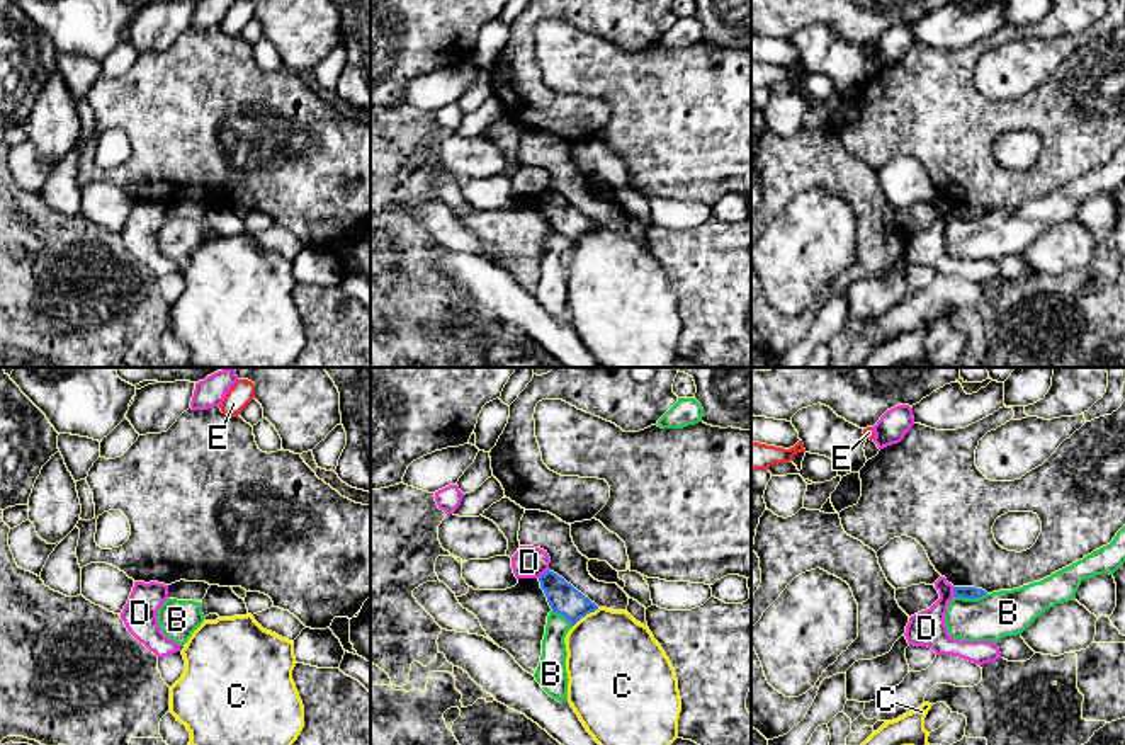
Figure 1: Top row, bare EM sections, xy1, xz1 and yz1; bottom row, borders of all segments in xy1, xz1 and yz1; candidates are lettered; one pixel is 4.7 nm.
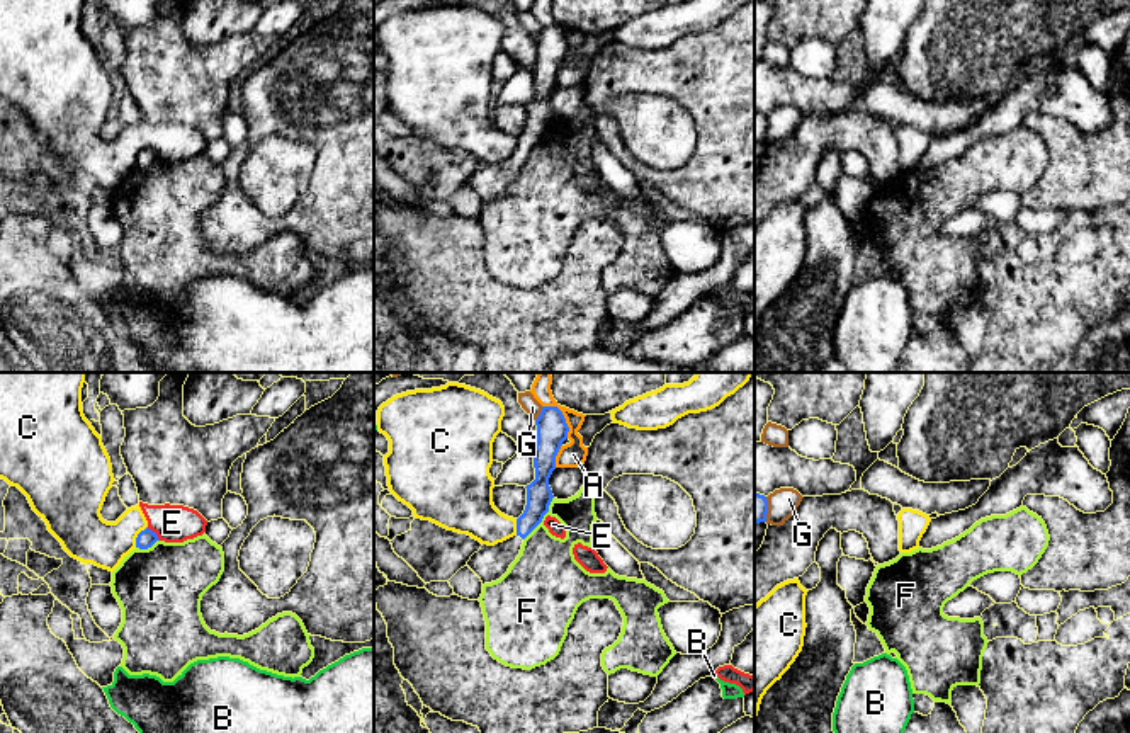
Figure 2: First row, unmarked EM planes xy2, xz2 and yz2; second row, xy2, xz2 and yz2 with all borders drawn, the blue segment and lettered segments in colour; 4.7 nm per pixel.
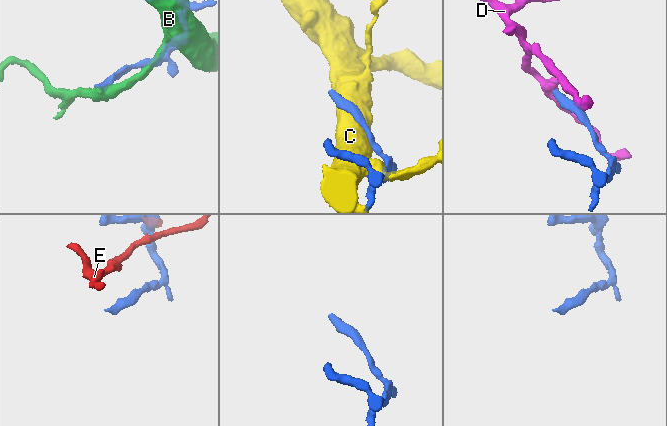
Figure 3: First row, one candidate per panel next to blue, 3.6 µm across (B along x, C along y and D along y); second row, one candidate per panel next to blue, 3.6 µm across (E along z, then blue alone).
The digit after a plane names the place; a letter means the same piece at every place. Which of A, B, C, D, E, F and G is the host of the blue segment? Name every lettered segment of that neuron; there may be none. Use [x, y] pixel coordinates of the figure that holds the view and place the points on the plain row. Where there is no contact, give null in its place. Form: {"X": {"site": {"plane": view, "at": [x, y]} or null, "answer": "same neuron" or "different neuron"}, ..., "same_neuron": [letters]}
{"A": {"site": {"plane": "xz2", "at": [563, 34]}, "answer": "different neuron"}, "B": {"site": {"plane": "yz1", "at": [971, 216]}, "answer": "different neuron"}, "C": {"site": {"plane": "xz1", "at": [585, 233]}, "answer": "different neuron"}, "D": {"site": {"plane": "xz1", "at": [544, 193]}, "answer": "different neuron"}, "E": {"site": {"plane": "xy2", "at": [153, 152]}, "answer": "different neuron"}, "F": {"site": {"plane": "xz2", "at": [542, 136]}, "answer": "different neuron"}, "G": {"site": {"plane": "xz2", "at": [541, 33]}, "answer": "different neuron"}, "same_neuron": []}

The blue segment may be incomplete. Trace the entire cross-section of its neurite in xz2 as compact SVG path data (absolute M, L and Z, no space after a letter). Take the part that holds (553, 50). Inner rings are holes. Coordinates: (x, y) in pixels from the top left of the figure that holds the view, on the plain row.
M542 26L535 39L537 63L532 70L535 99L527 104L527 124L517 138L517 153L494 165L483 163L471 175L467 185L481 197L483 204L500 199L520 173L523 158L542 141L554 117L549 97L556 88L556 75L568 58L569 46L557 26Z

